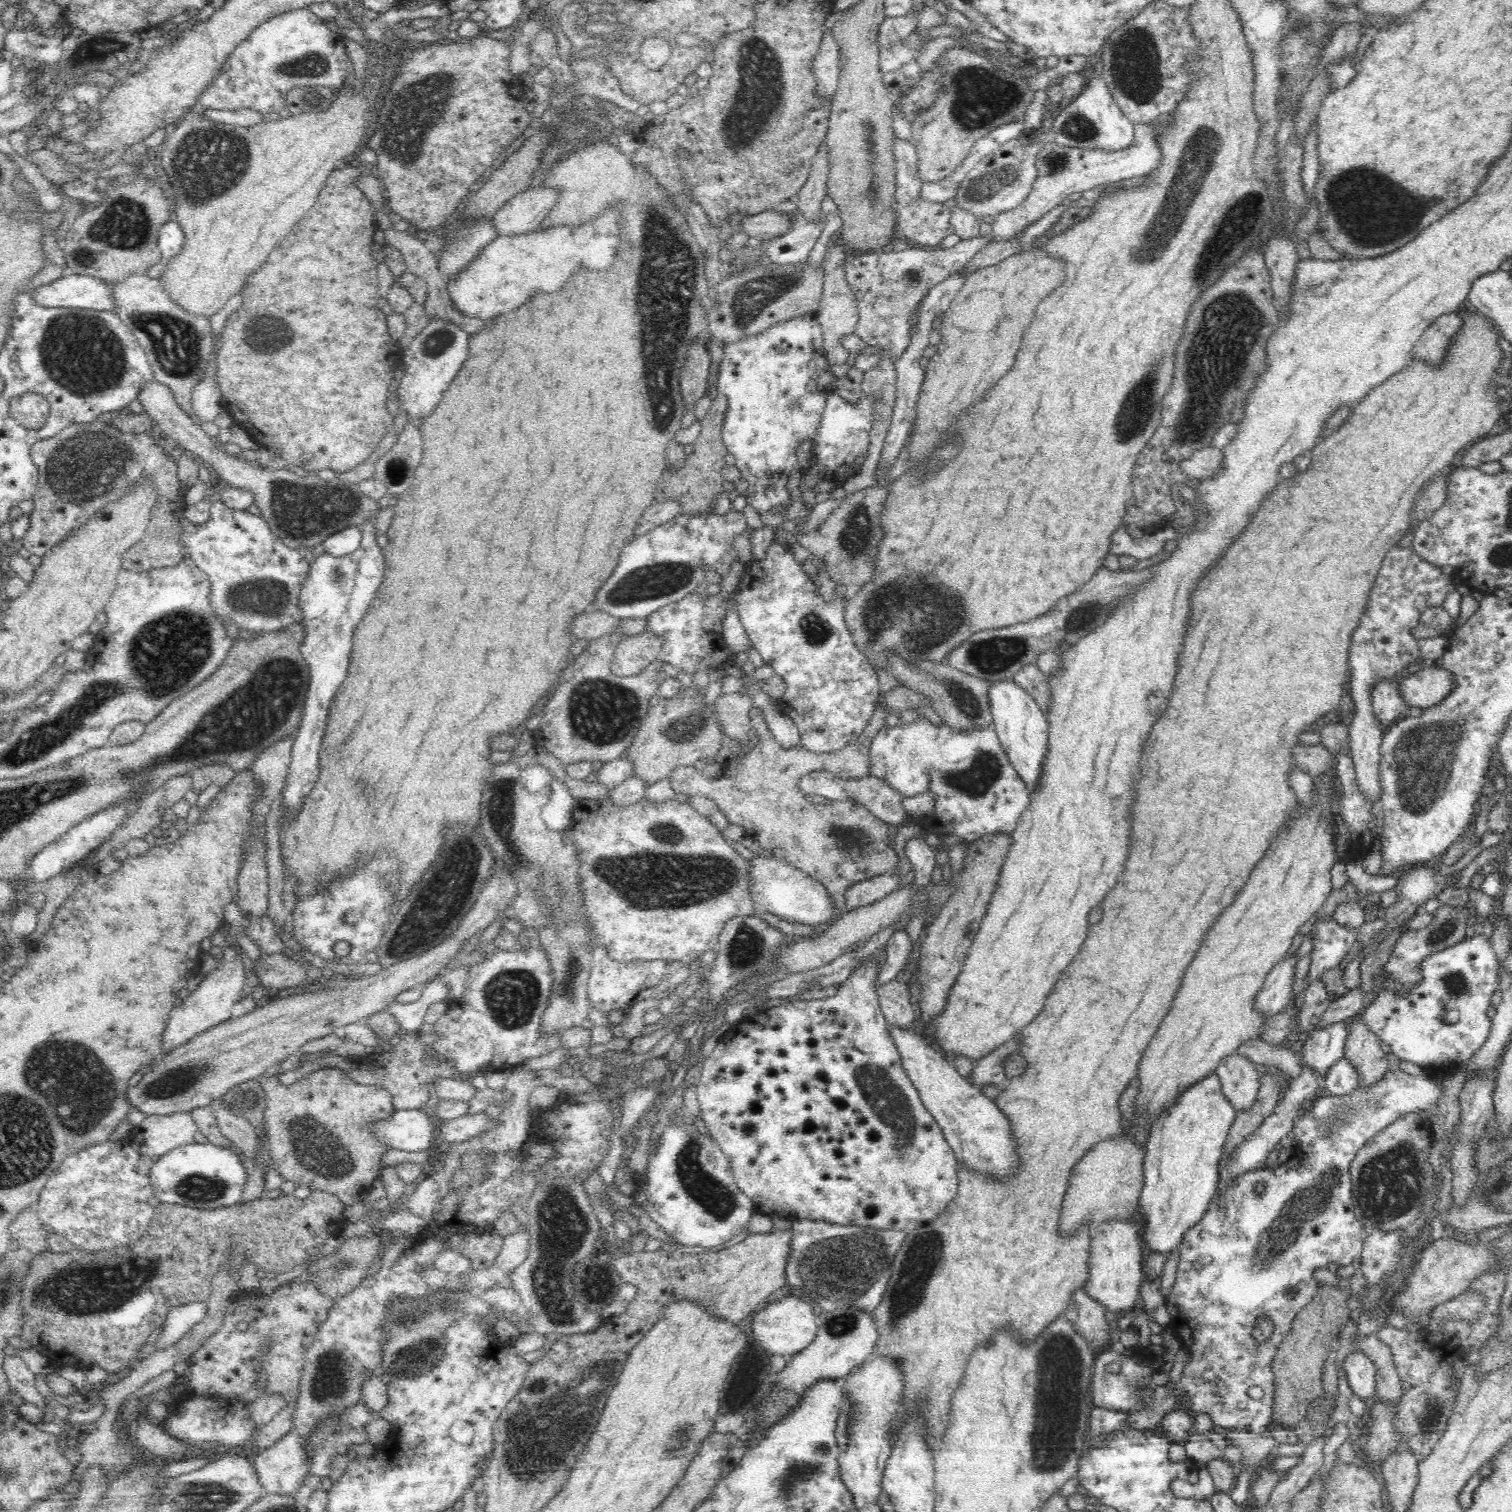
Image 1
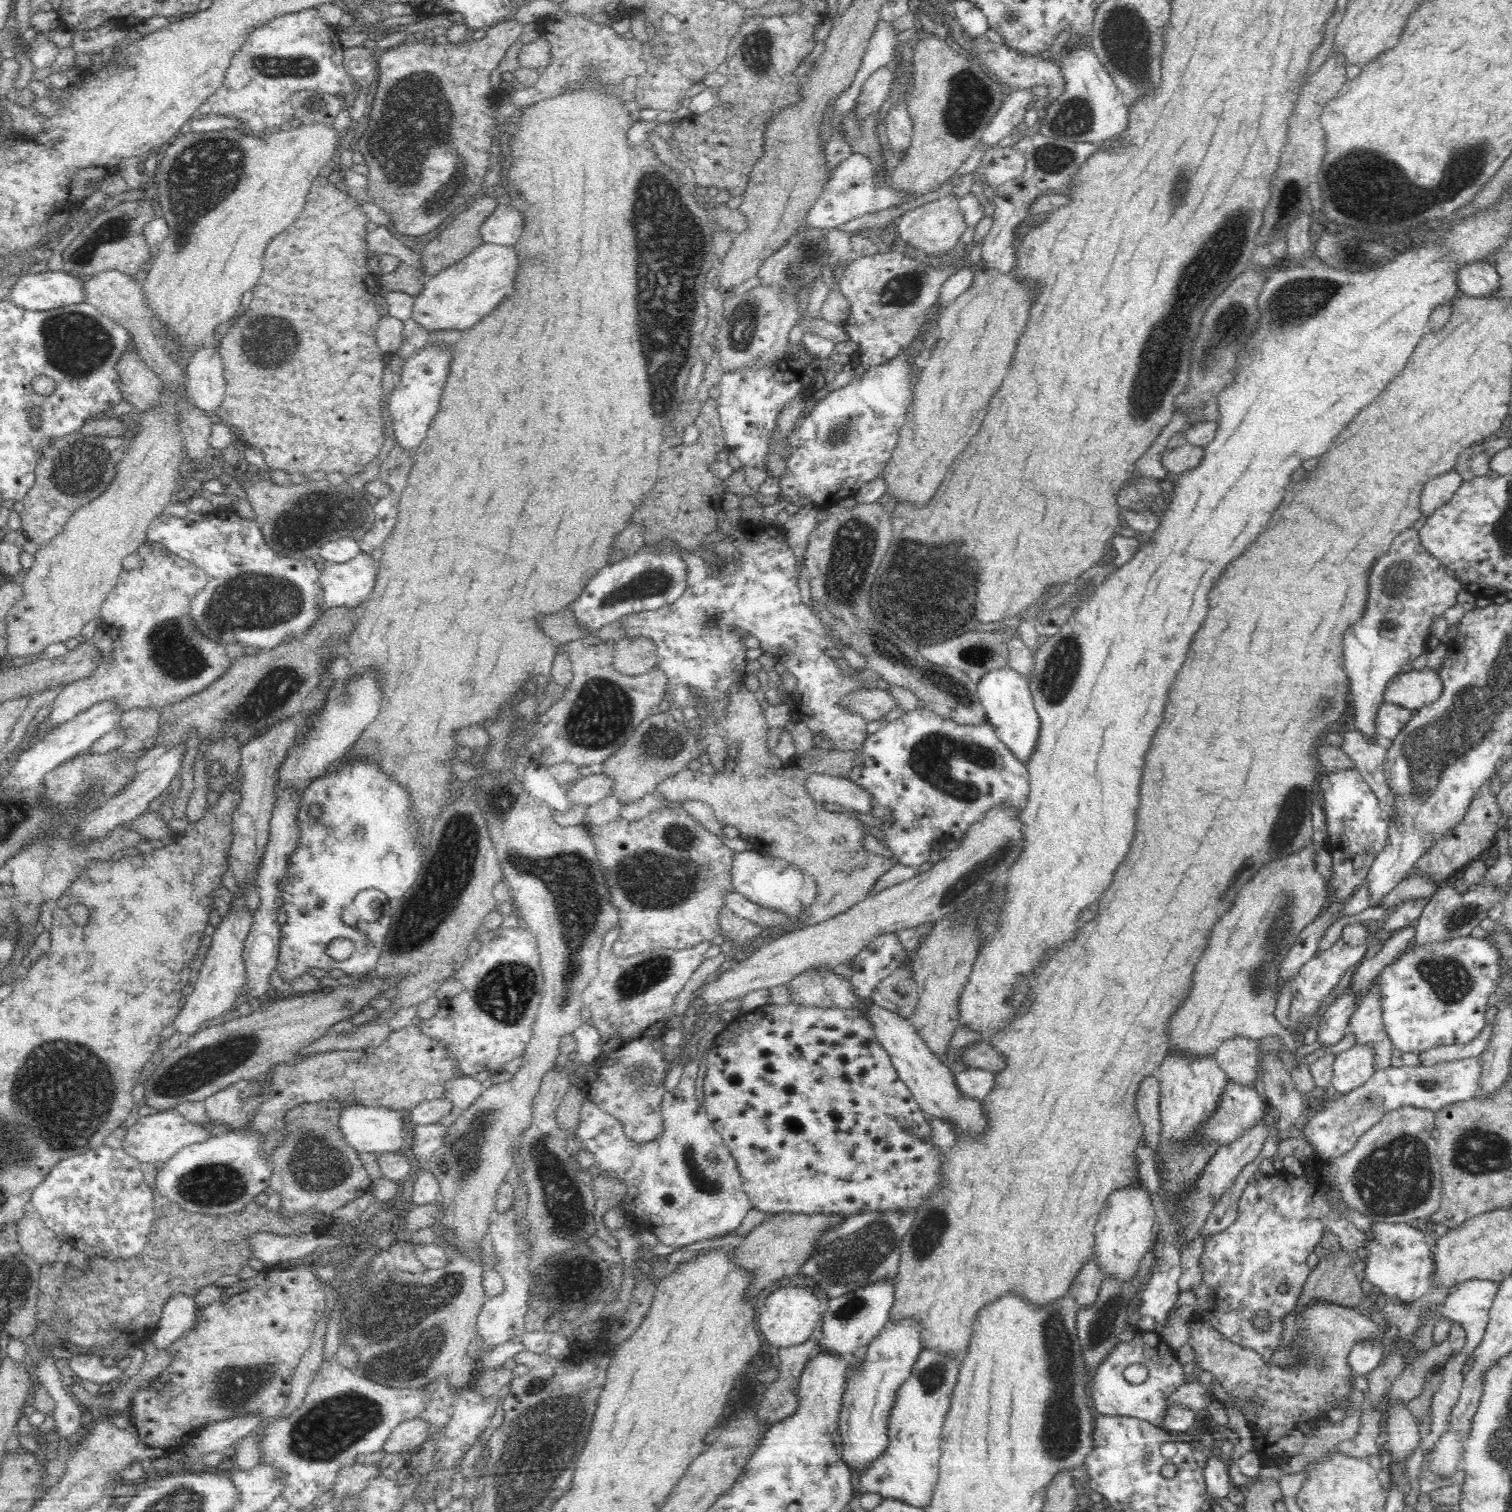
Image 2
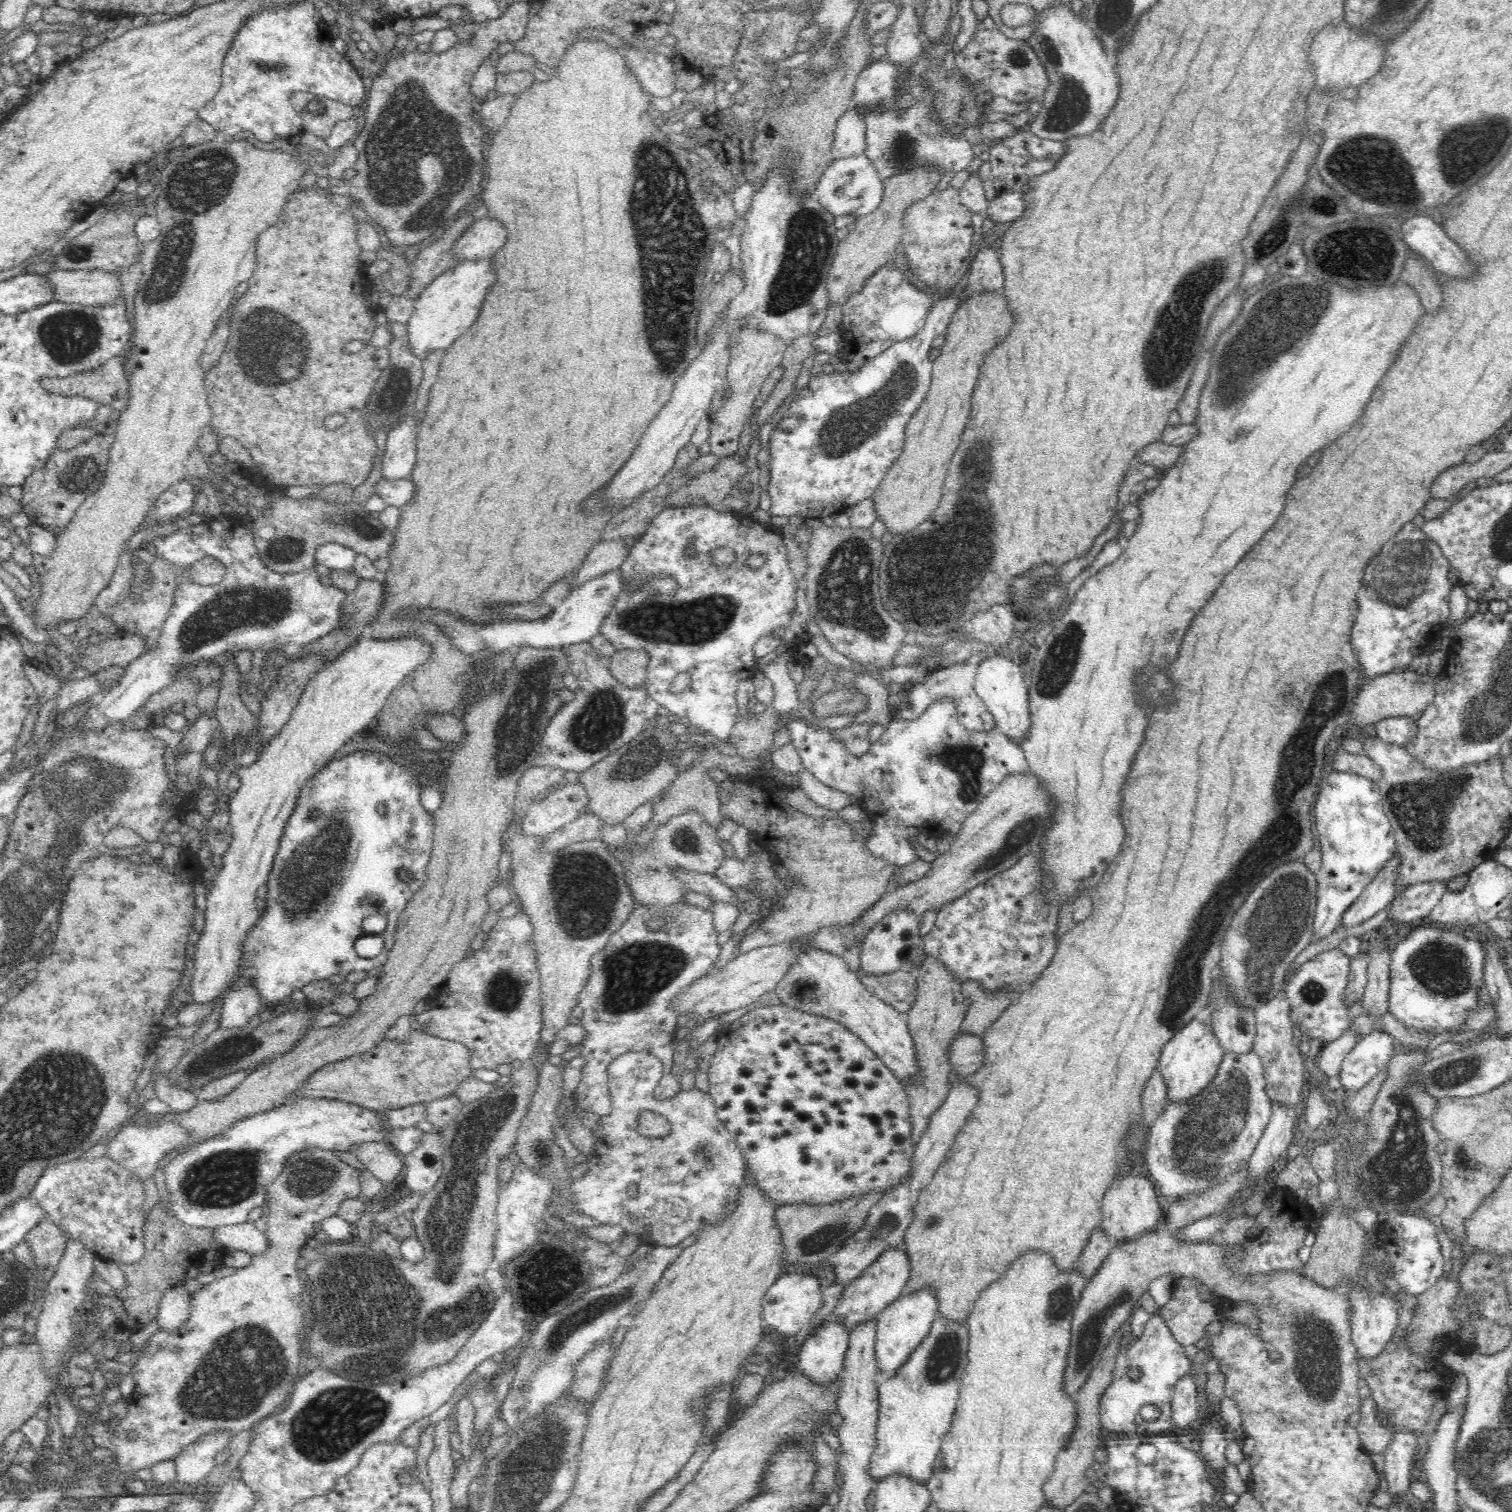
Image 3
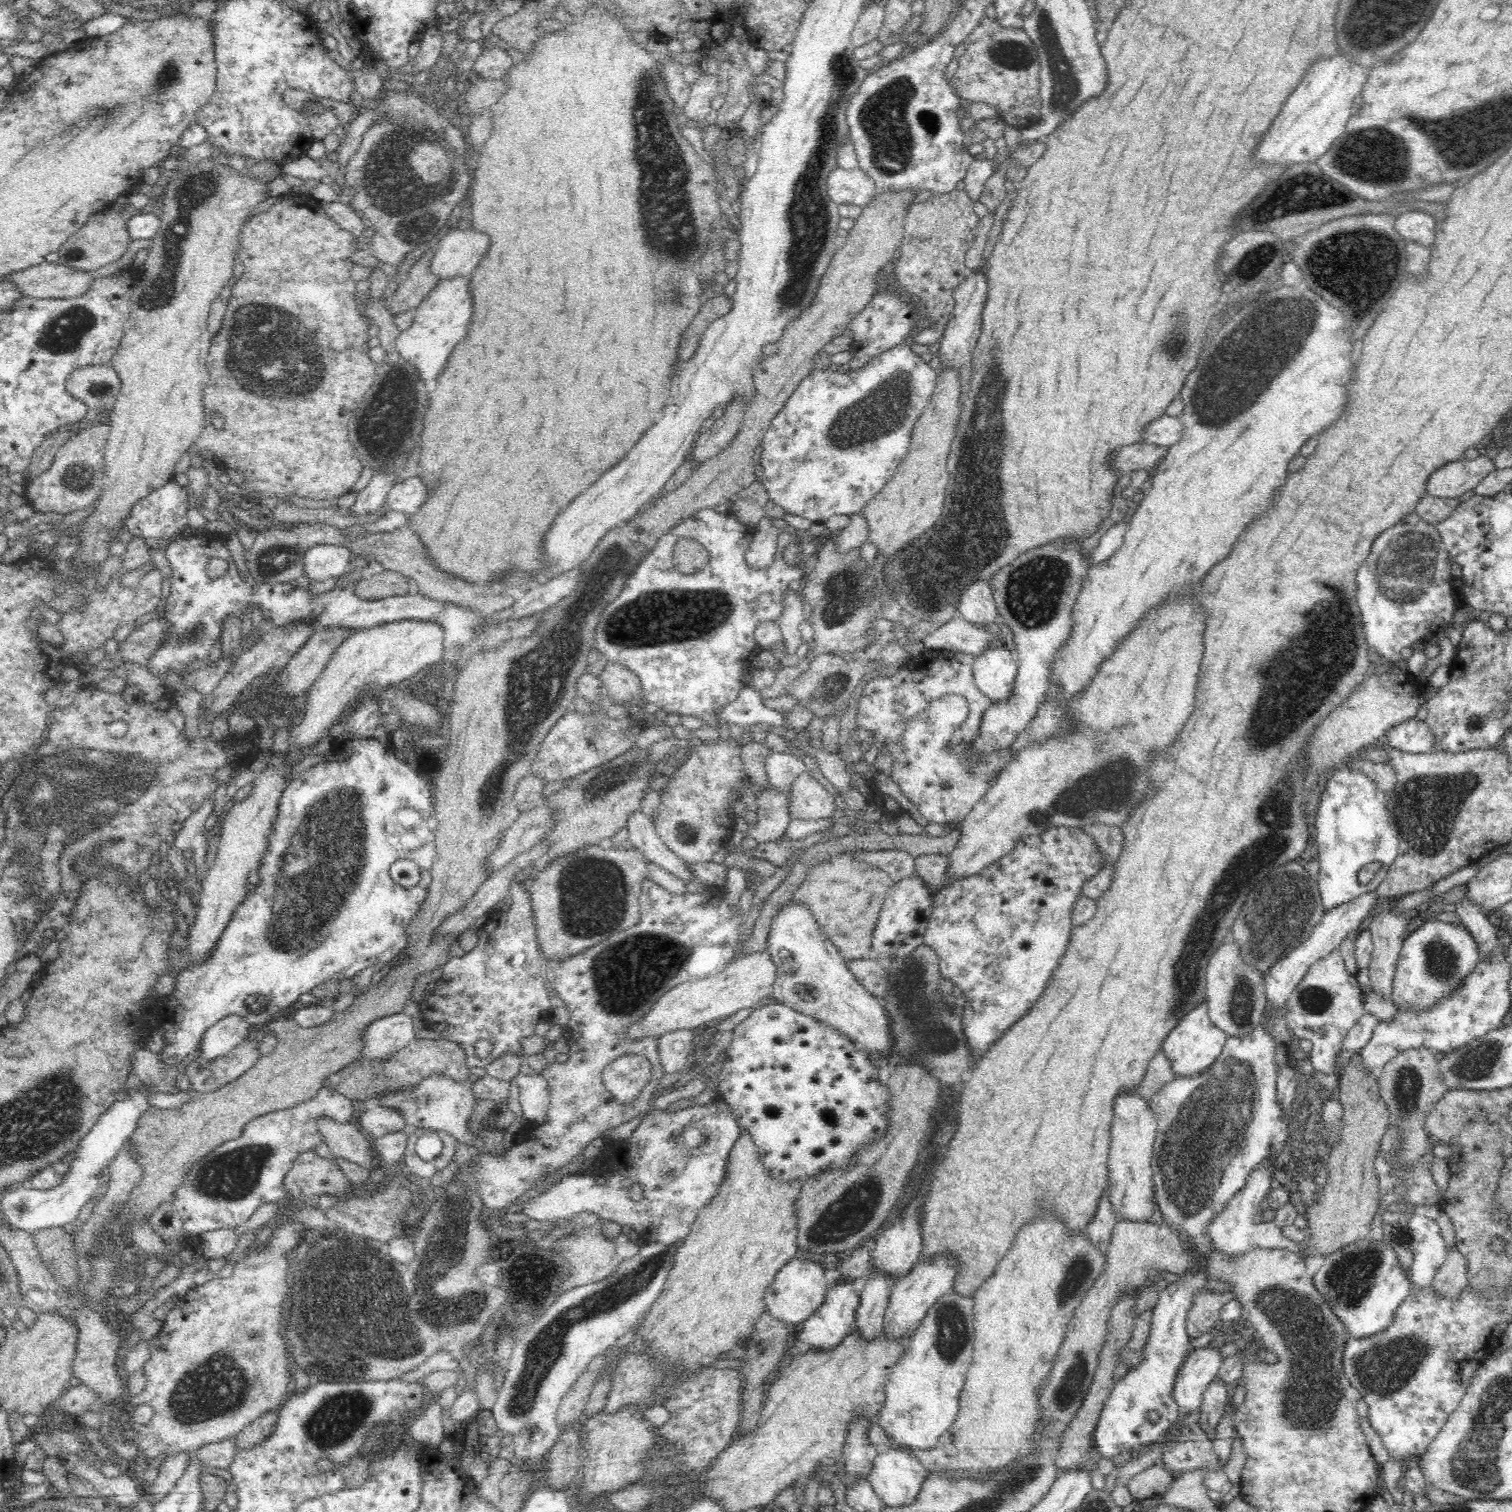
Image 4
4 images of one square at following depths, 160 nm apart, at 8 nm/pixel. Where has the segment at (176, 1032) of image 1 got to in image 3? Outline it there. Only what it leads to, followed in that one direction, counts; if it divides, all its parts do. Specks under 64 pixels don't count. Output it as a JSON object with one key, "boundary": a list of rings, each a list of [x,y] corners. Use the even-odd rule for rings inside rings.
{"boundary":[[[365,634],[358,638],[311,677],[290,720],[282,727],[280,734],[260,751],[258,760],[250,766],[239,767],[237,774],[241,778],[240,788],[233,795],[226,797],[233,841],[222,857],[222,868],[216,874],[206,897],[206,925],[195,943],[194,966],[190,972],[190,1000],[198,1004],[213,1001],[228,993],[235,984],[238,976],[237,966],[243,957],[243,942],[260,915],[256,905],[256,890],[262,884],[267,884],[286,823],[293,813],[302,786],[327,762],[332,761],[334,753],[353,736],[366,729],[372,729],[392,690],[398,684],[402,684],[408,674],[422,666],[430,656],[430,645],[415,636],[402,640],[376,640]]]}

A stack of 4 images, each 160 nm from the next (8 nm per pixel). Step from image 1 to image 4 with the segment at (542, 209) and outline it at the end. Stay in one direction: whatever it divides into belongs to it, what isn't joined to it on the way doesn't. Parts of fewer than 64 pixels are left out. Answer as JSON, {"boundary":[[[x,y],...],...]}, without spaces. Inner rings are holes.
{"boundary":[[[446,228],[434,241],[435,255],[430,263],[430,272],[440,281],[472,274],[486,250],[490,248],[490,238],[474,230]]]}

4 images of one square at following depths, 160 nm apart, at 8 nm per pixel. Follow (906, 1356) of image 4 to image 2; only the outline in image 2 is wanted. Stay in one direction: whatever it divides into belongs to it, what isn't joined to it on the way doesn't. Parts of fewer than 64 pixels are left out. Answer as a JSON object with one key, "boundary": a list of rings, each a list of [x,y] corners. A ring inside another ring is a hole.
{"boundary":[[[926,1349],[920,1352],[910,1378],[898,1388],[887,1422],[888,1448],[857,1477],[854,1499],[860,1494],[875,1492],[884,1499],[898,1499],[908,1505],[928,1508],[937,1480],[940,1462],[940,1438],[950,1400],[958,1381],[962,1359],[937,1354]]]}

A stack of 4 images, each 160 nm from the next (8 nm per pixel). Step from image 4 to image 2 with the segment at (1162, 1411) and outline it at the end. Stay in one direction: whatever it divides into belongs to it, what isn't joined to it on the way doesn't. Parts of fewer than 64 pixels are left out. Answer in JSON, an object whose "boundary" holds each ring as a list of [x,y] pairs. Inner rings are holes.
{"boundary":[[[1135,1331],[1135,1336],[1130,1342],[1118,1343],[1115,1348],[1108,1354],[1099,1366],[1091,1373],[1093,1384],[1090,1384],[1090,1398],[1095,1414],[1103,1414],[1104,1416],[1124,1416],[1130,1418],[1139,1418],[1150,1422],[1154,1426],[1162,1427],[1164,1424],[1164,1416],[1168,1406],[1170,1396],[1174,1395],[1185,1384],[1185,1373],[1183,1364],[1177,1358],[1168,1344],[1166,1344],[1160,1335],[1153,1331]],[[1132,1363],[1144,1363],[1144,1366],[1149,1370],[1148,1379],[1142,1384],[1130,1384],[1122,1374],[1126,1366]]]}

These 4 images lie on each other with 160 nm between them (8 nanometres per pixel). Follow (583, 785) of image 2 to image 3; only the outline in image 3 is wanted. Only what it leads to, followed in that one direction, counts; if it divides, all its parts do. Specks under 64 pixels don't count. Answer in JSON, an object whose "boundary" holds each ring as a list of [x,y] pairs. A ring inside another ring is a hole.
{"boundary":[[[579,782],[561,784],[529,805],[521,818],[522,831],[530,836],[548,836],[576,820],[588,801]]]}

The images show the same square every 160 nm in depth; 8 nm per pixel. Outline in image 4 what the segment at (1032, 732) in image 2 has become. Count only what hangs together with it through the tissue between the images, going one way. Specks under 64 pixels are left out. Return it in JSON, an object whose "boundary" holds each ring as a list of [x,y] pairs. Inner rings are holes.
{"boundary":[[[1006,647],[987,648],[975,657],[974,682],[992,702],[1003,701],[1013,689],[1017,670],[1018,664]]]}

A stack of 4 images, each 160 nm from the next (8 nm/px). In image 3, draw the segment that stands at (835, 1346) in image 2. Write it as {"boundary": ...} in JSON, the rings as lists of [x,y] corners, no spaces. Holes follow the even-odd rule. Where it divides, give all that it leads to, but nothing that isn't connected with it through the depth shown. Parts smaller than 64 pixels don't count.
{"boundary":[[[898,1247],[886,1249],[881,1252],[881,1256],[875,1260],[874,1264],[845,1286],[835,1310],[836,1320],[840,1320],[843,1326],[849,1329],[849,1332],[866,1320],[878,1320],[884,1307],[894,1302],[894,1299],[897,1299],[898,1295],[906,1290],[909,1278],[910,1259],[908,1259],[906,1249],[898,1249]]]}

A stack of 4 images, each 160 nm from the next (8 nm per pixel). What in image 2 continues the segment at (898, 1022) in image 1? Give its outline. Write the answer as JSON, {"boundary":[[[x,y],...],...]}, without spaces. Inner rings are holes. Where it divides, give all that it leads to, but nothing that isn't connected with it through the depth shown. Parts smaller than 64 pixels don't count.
{"boundary":[[[908,966],[898,968],[880,981],[872,993],[872,1001],[901,1017],[910,1018],[918,1002],[917,984]]]}

